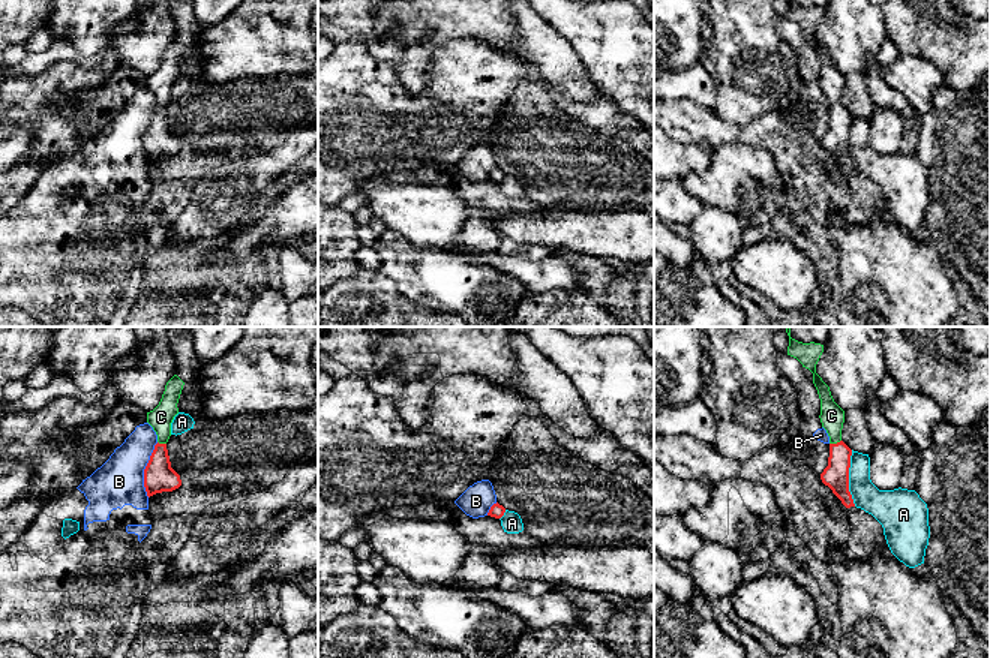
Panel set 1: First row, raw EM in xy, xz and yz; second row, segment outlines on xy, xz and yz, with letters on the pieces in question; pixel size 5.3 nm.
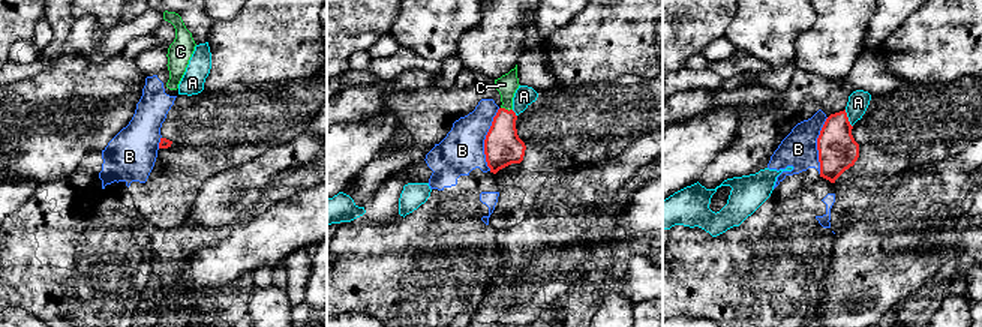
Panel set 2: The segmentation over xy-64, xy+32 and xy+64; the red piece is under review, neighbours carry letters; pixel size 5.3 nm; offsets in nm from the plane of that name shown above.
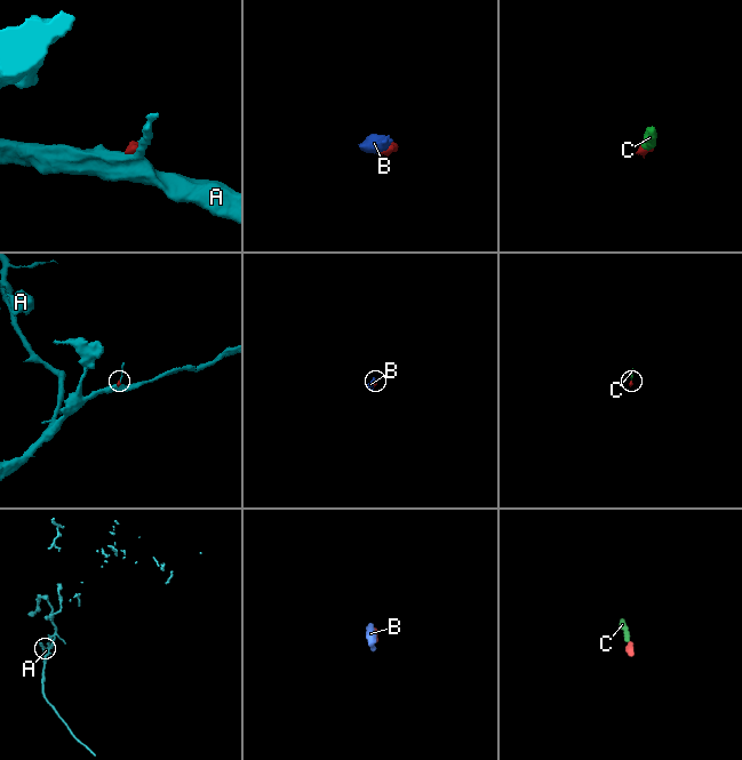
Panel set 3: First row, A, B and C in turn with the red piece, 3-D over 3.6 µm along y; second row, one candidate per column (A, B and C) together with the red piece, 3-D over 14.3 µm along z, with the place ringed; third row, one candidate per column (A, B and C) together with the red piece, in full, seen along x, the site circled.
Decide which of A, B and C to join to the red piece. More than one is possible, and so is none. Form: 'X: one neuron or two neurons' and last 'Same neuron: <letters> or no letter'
A: two neurons
B: two neurons
C: one neuron
Same neuron: C

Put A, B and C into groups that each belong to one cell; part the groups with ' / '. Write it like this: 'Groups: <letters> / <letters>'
Groups: A / B / C

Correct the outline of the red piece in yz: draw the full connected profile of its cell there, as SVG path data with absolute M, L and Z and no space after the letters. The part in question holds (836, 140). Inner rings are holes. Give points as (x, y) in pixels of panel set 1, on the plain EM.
M789 0L788 19L796 22L813 37L813 48L820 63L820 87L830 100L828 130L820 144L842 165L846 172L855 171L849 156L849 132L852 114L842 105L844 75L834 66L830 51L816 37L816 28L824 16L820 7L802 7Z

